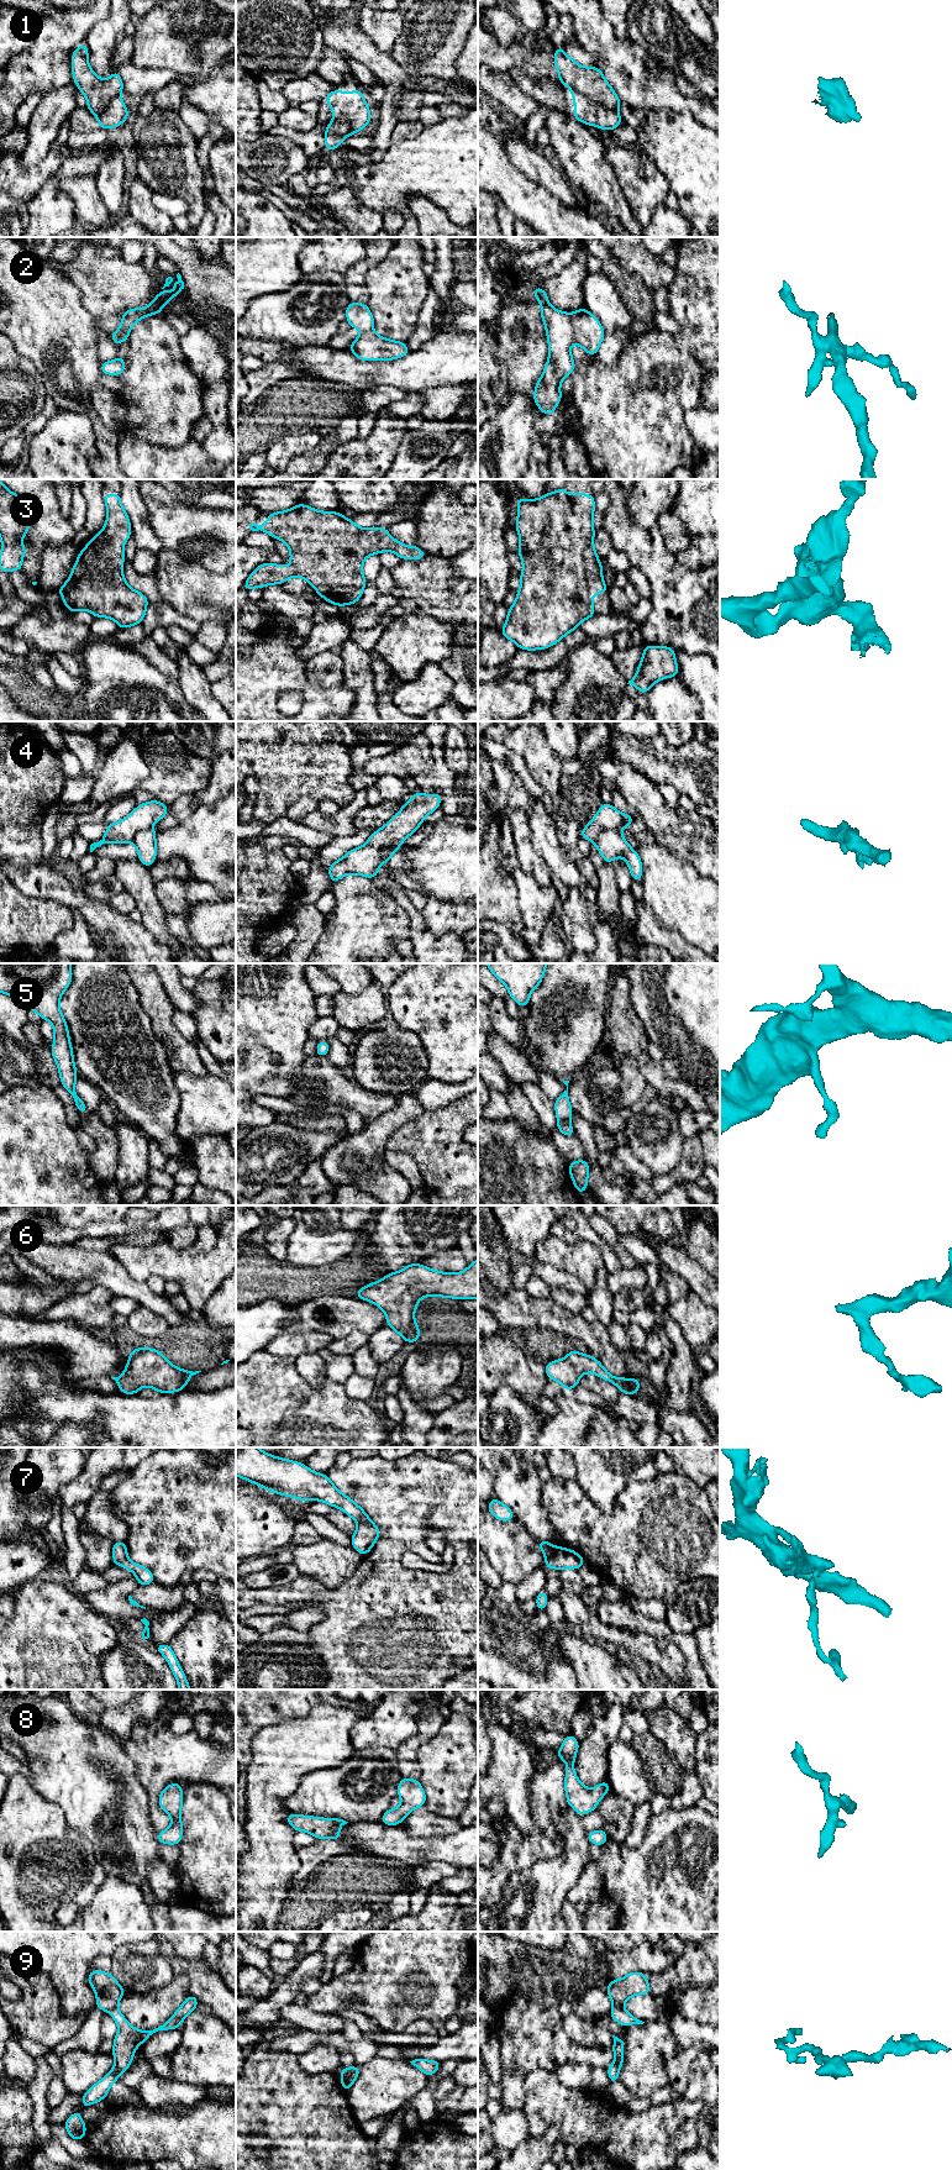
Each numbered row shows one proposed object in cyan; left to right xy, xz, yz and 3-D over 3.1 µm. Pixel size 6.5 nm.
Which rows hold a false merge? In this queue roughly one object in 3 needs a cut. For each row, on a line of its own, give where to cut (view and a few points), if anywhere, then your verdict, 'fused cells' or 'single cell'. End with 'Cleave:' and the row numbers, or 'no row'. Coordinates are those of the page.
1: cut yz (573, 88), (616, 111); fused cells
2: cut yz (571, 314), (574, 341); fused cells
3: cut none; single cell
4: cut yz (619, 830), (604, 830), (594, 842); fused cells
5: cut none; single cell
6: cut none; single cell
7: cut yz (556, 1549), (546, 1560); fused cells
8: cut none; single cell
9: cut xz (356, 2066), (356, 2071), (341, 2084); fused cells
Cleave: 1, 2, 4, 7, 9

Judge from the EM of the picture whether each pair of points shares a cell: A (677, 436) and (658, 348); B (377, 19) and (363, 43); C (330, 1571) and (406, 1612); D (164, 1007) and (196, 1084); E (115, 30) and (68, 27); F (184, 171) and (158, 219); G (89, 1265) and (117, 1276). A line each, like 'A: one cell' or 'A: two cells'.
A: one cell
B: two cells
C: two cells
D: two cells
E: two cells
F: two cells
G: one cell

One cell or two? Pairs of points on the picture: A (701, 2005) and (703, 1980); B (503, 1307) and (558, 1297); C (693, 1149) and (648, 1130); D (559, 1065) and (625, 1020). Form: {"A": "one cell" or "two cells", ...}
{"A": "two cells", "B": "two cells", "C": "two cells", "D": "two cells"}

